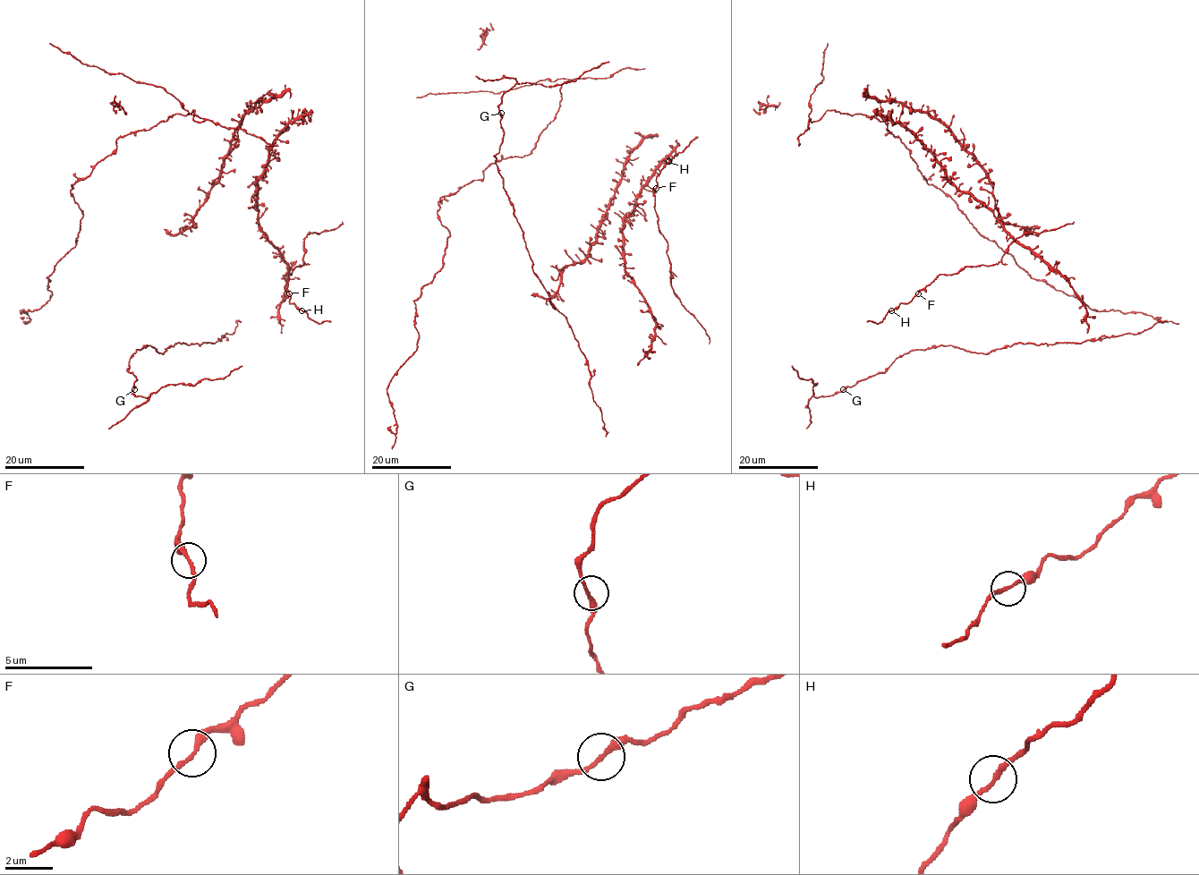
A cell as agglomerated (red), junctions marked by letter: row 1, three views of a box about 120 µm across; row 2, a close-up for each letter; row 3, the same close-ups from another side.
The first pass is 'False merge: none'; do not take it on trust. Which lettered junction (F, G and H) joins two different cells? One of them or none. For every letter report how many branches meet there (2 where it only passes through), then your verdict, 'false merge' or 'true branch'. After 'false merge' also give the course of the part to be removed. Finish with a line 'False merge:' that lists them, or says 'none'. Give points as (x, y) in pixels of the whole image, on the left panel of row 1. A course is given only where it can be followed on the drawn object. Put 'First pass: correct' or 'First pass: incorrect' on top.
First pass: correct
F: branches 2; true branch
G: branches 2; true branch
H: branches 2; true branch
False merge: none

